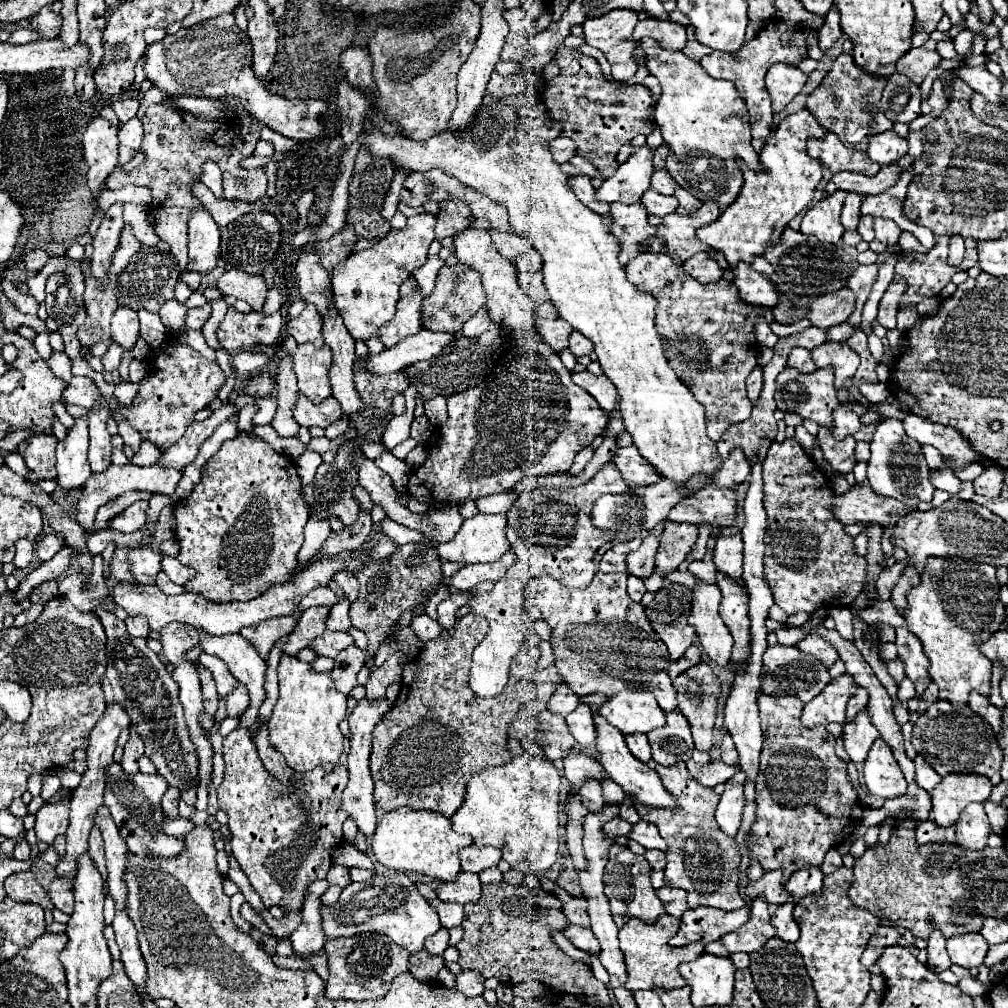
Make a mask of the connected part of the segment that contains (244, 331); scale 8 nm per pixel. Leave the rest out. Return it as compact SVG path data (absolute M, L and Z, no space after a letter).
M229 305L225 319L219 323L217 339L223 349L229 353L241 351L253 345L273 345L277 343L281 329L283 329L283 317L279 311L273 315L265 315L259 311L251 311L247 315L235 311L233 305Z

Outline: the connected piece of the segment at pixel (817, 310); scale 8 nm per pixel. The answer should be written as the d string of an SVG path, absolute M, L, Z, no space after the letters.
M845 287L841 291L827 293L819 297L815 303L811 303L807 317L815 327L829 329L833 325L843 323L845 315L853 313L853 307L855 307L855 295L849 287Z

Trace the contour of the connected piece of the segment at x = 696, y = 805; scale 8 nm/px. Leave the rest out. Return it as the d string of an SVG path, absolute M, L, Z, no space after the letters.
M675 763L671 767L657 765L655 771L663 779L665 789L679 799L679 809L655 809L635 801L635 807L641 819L651 821L661 831L661 837L667 841L667 867L665 877L669 887L681 887L687 891L689 907L717 907L723 911L741 909L745 905L743 897L737 891L737 873L739 873L739 849L733 837L721 833L715 823L715 809L719 795L713 789L699 785L687 771L685 763Z

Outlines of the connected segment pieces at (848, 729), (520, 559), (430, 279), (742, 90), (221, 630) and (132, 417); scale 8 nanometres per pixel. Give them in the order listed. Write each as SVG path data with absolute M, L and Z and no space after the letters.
M867 711L859 713L851 725L843 727L845 751L851 759L851 763L857 767L861 767L865 763L865 757L869 755L869 749L875 739L879 739L879 731L869 721Z
M613 463L601 467L601 471L579 487L567 489L533 489L523 491L517 501L513 503L511 511L507 513L507 541L511 551L515 553L517 561L507 569L507 573L493 585L491 591L471 591L469 593L469 607L473 613L483 615L489 623L489 633L473 651L469 685L477 697L495 697L507 685L509 663L515 657L519 645L525 638L525 645L539 649L540 637L536 636L533 627L529 631L529 615L525 611L523 591L529 579L539 575L551 575L561 585L573 589L585 589L597 573L597 565L591 561L595 551L615 539L615 531L611 529L597 529L589 517L595 501L605 493L625 493L627 483L621 479L619 469Z
M433 241L425 265L421 265L419 269L415 269L415 273L413 273L413 277L417 279L417 283L419 283L419 287L421 287L421 295L423 295L423 297L429 297L429 291L433 291L435 277L437 277L439 269L443 267L443 261L437 257L437 251L439 251L439 249L441 249L441 243L439 243L439 241Z
M773 21L765 25L755 39L747 41L739 53L723 53L723 51L713 51L701 59L701 67L713 77L713 79L729 79L735 83L739 95L747 101L749 115L751 115L751 133L753 139L767 139L771 129L773 129L773 109L771 109L771 99L765 89L765 73L771 65L775 63L789 63L797 65L801 57L807 55L805 49L805 33L801 29L789 27L783 21Z
M337 559L337 561L315 561L305 571L295 575L287 585L275 585L273 589L269 589L261 597L245 601L245 603L213 603L213 601L203 599L197 593L181 593L177 597L171 597L171 595L165 595L163 591L159 591L157 585L141 585L141 583L131 585L127 581L119 581L113 587L107 585L107 591L109 591L109 601L113 605L125 609L129 617L137 617L137 615L147 617L149 627L155 629L155 631L169 625L171 621L179 621L179 623L187 623L187 625L193 625L193 627L201 627L211 635L227 635L227 633L239 633L241 627L257 625L263 619L293 613L293 609L299 607L301 599L313 587L327 585L333 579L333 573L341 571L341 569L343 569L341 559Z
M169 333L159 347L151 349L147 361L149 373L143 381L139 381L139 389L131 405L121 405L117 399L107 399L89 377L73 377L63 391L63 399L81 407L93 407L97 401L101 401L101 405L105 405L111 413L121 415L131 427L135 427L143 441L153 443L157 449L169 449L169 445L177 443L185 429L193 423L193 415L217 399L225 373L217 361L205 359L189 345L183 345L173 333Z

